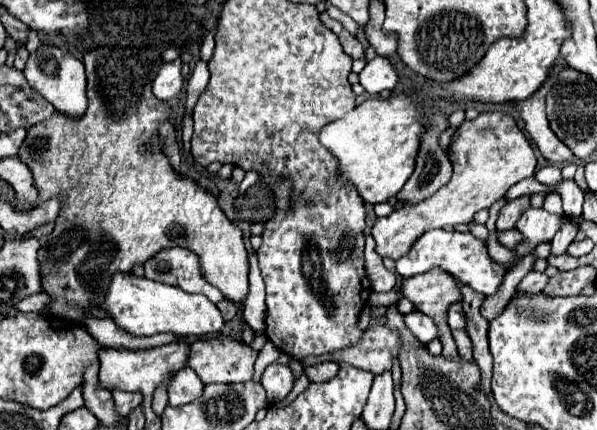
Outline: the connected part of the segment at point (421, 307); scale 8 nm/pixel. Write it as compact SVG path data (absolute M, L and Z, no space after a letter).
M435 269L431 273L403 279L401 291L415 305L417 311L433 317L433 321L439 327L443 355L455 357L457 347L451 337L451 329L447 325L447 307L455 301L461 301L461 291L459 291L457 283L453 281L453 277L447 271Z

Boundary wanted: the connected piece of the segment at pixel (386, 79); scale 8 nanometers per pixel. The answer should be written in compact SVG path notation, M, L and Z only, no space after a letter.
M375 57L359 73L359 83L365 87L367 93L377 95L377 93L381 93L385 89L393 89L397 85L397 73L389 59Z

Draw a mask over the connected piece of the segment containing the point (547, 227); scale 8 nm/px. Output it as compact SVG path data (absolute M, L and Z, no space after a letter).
M529 207L519 217L517 229L523 235L523 241L513 247L513 251L517 253L517 257L523 257L531 253L539 243L551 241L555 237L555 233L559 231L559 217L547 213L545 209Z

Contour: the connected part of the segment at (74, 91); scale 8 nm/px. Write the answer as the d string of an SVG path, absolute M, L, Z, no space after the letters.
M41 43L39 49L29 55L29 61L27 61L23 73L25 73L27 81L29 81L29 85L35 91L39 91L47 101L51 101L57 111L61 111L65 115L71 115L71 117L79 117L87 109L85 67L69 51L65 51L65 49L57 47L57 45L51 45L51 43Z

